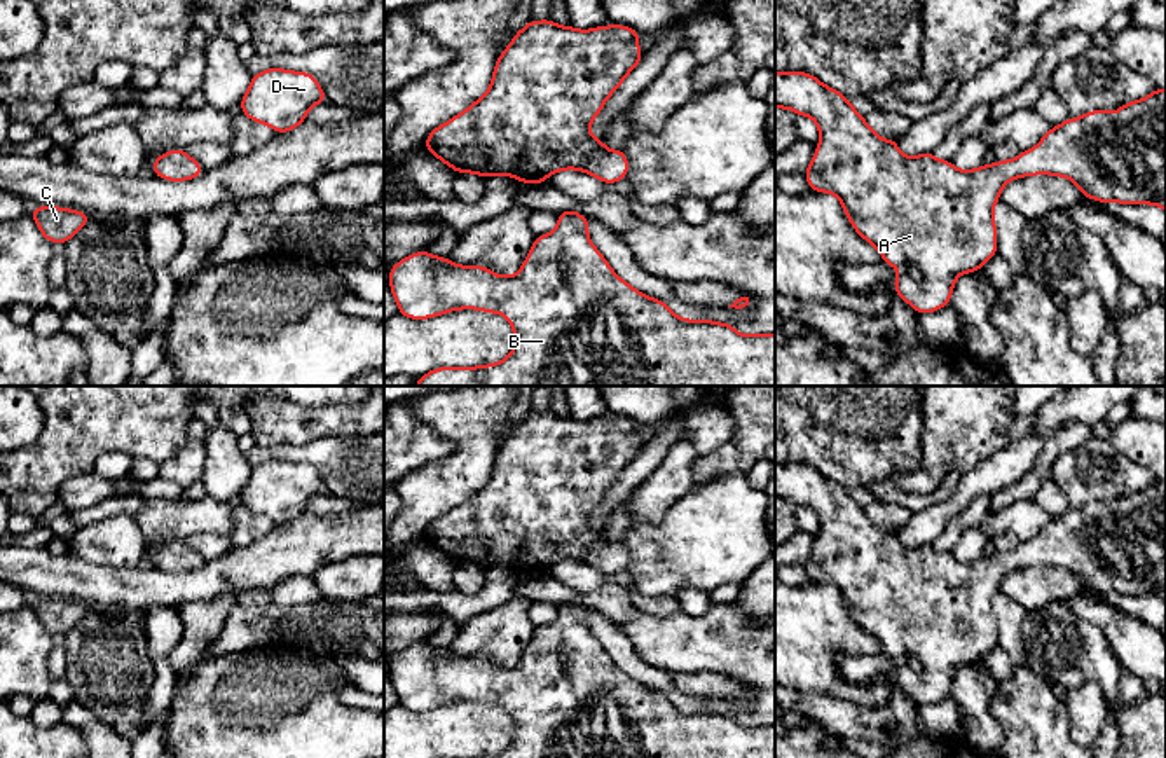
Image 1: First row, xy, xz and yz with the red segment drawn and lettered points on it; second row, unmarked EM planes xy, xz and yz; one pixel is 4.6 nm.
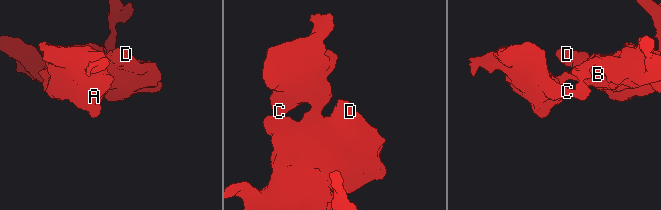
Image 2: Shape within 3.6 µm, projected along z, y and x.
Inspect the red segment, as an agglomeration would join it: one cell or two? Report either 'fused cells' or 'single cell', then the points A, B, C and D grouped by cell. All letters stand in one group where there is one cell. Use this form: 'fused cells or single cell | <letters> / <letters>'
single cell | A B C D

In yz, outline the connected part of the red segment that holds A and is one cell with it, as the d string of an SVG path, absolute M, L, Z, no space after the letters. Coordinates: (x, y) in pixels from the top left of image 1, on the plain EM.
M775 463L775 500L791 500L796 506L815 512L820 533L805 562L808 578L834 585L855 624L881 644L885 655L901 660L894 671L895 685L918 706L948 697L955 671L981 660L998 643L993 599L1004 576L1014 569L1065 568L1079 576L1082 589L1100 594L1157 596L1166 603L1166 480L1154 480L1140 493L1124 494L1115 506L1110 501L1091 501L1077 510L1068 508L1063 515L1053 517L1035 540L1021 543L1016 550L983 555L971 562L960 562L951 552L936 550L930 543L916 548L902 547L897 531L881 531L845 486L806 463Z

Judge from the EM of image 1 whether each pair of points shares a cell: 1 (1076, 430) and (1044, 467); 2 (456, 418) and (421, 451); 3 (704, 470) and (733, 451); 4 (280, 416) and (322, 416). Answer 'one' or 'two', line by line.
1: one
2: two
3: one
4: one

